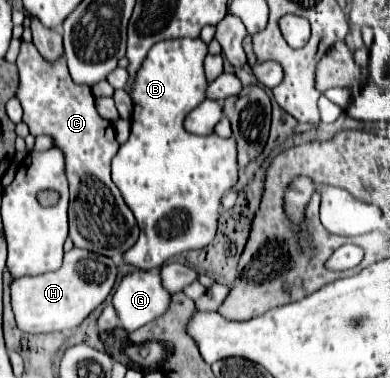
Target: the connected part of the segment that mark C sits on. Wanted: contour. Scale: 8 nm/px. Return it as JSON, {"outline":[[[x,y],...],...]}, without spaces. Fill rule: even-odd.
{"outline":[[[23,43],[17,67],[17,99],[23,105],[23,121],[29,125],[33,135],[51,135],[55,145],[61,147],[67,157],[65,173],[71,191],[69,237],[81,249],[121,259],[121,255],[137,241],[139,227],[119,189],[111,181],[111,159],[119,151],[113,125],[99,117],[91,89],[87,85],[73,83],[65,59],[47,63],[33,43]]]}

